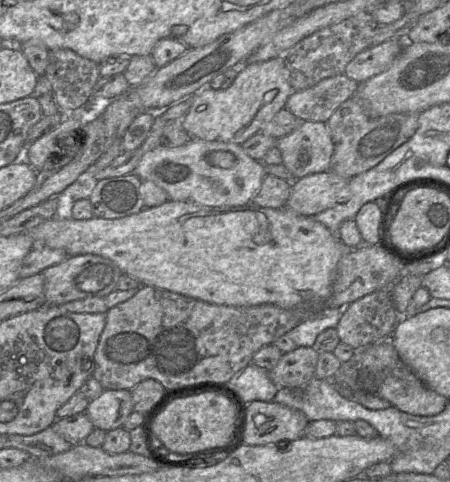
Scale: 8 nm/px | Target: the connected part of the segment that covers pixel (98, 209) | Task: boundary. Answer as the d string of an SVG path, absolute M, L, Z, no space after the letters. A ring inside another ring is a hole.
M135 173L99 180L88 197L94 217L117 219L141 211L141 184Z

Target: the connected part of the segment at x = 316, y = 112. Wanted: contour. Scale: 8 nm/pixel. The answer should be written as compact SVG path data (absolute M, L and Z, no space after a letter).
M344 74L329 77L310 88L293 91L285 109L303 121L326 123L336 109L356 92L358 85Z

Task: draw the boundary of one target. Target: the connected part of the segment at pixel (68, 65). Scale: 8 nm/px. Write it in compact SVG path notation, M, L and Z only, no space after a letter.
M70 49L49 50L44 74L50 81L58 105L72 111L84 105L93 95L99 77L99 64Z

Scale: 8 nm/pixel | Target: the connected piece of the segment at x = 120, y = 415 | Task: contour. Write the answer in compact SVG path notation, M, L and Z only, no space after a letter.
M105 390L90 400L85 414L94 427L110 431L122 427L134 411L130 390Z

